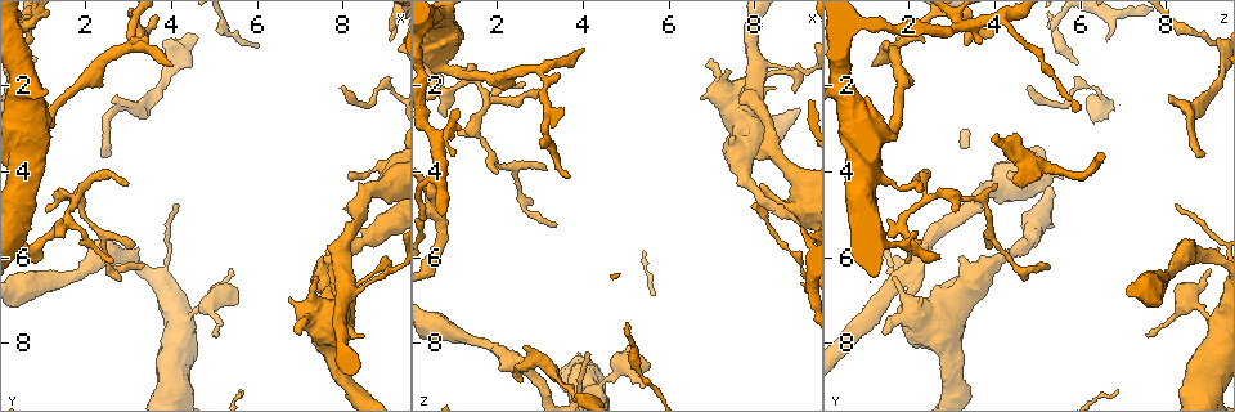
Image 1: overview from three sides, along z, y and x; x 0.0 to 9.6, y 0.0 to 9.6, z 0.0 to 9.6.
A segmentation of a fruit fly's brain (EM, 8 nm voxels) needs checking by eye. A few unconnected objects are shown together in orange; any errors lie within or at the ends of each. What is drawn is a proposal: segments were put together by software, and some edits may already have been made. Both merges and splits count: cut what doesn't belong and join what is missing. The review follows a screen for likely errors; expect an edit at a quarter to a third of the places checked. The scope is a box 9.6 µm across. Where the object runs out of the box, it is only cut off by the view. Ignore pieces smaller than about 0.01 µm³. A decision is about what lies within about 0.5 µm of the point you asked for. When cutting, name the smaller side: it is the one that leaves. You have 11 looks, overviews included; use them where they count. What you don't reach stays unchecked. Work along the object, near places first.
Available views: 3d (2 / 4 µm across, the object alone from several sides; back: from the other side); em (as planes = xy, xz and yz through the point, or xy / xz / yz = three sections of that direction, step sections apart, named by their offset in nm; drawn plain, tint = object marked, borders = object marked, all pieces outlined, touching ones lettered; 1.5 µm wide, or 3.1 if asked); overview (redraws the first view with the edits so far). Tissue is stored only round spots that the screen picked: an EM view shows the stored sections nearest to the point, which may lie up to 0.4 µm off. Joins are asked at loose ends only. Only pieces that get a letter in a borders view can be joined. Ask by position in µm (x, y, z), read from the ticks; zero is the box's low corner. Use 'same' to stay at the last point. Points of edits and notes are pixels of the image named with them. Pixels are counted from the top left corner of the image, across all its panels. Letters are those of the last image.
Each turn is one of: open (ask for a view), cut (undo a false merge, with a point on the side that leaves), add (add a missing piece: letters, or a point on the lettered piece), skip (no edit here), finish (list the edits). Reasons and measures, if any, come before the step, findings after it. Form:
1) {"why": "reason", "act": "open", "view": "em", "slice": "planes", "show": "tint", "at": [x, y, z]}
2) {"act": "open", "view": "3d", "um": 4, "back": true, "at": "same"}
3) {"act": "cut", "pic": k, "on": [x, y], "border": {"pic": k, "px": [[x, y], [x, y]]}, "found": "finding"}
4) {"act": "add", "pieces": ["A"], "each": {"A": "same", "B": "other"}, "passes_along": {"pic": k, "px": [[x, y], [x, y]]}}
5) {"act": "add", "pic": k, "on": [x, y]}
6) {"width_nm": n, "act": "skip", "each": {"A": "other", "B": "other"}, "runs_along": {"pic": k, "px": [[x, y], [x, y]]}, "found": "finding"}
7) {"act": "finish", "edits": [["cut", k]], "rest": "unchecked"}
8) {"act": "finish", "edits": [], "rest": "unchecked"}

{"why": "free end", "act": "open", "view": "em", "slice": "xz", "step": 4, "show": "borders", "at": [5.40, 6.35, 9.05]}

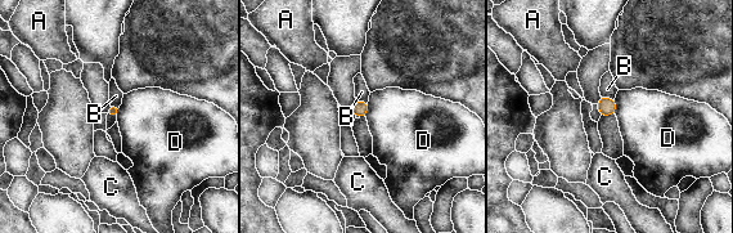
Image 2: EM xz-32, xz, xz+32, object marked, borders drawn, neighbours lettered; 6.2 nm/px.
{"act": "skip", "each": {"A": "other", "B": "other", "C": "other", "D": "other"}, "border": {"pic": 2, "px": [[615, 98], [614, 113]]}, "found": "none of them fits"}

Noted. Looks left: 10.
{"why": "branch point", "act": "open", "view": "em", "slice": "yz", "step": 8, "show": "tint", "at": [3.05, 2.50, 8.40]}

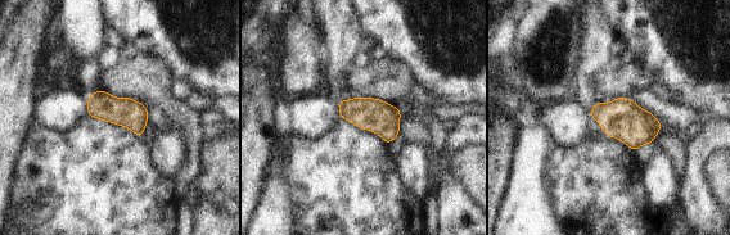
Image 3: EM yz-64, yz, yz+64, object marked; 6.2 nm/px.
{"why": "another direction", "act": "open", "view": "em", "slice": "planes", "show": "tint", "at": "same"}

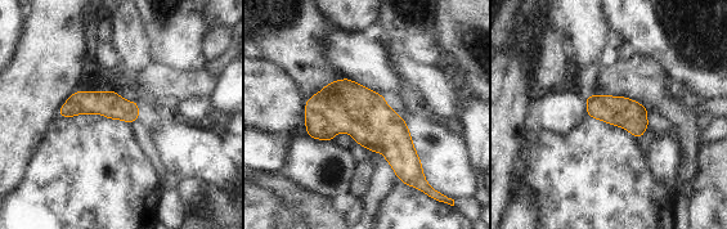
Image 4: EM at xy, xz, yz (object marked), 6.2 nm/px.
{"why": "see the neighbours", "act": "open", "view": "em", "slice": "planes", "show": "borders", "at": "same"}

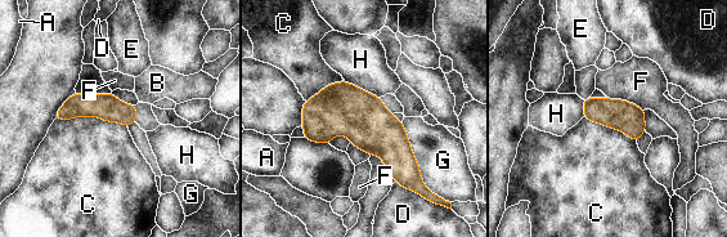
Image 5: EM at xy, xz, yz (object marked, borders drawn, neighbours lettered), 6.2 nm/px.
{"act": "skip", "each": {"A": "other", "B": "other", "C": "other", "D": "other", "E": "other", "F": "other", "G": "other", "H": "other"}, "border": {"pic": 5, "px": [[55, 117], [101, 117], [126, 126]]}, "found": "continuous, no second neuron"}

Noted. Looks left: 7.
{"why": "branch stops here", "act": "open", "view": "3d", "um": 4, "at": [7.95, 2.10, 4.70]}

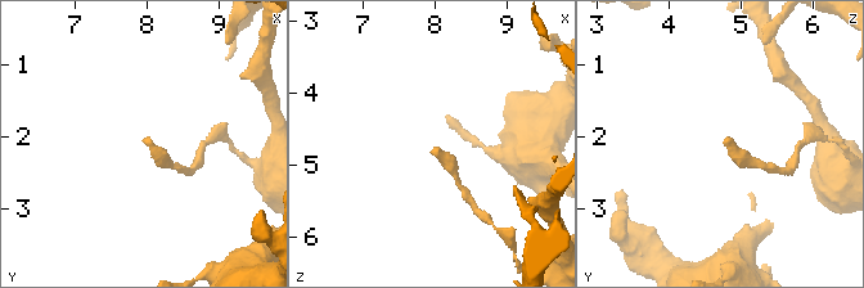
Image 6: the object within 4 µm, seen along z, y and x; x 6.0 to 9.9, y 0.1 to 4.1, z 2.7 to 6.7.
{"act": "open", "view": "em", "slice": "planes", "show": "borders", "at": [8.00, 2.00, 4.80]}

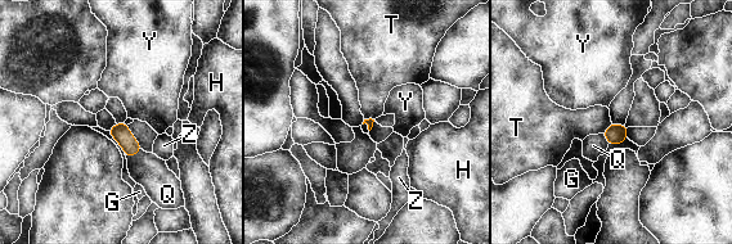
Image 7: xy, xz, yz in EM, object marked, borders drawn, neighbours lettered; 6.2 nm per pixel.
{"longest_contact_nm": ["Q", 120], "act": "skip", "each": {"G": "other", "H": "other", "Q": "other", "T": "other", "Y": "other", "Z": "other"}, "border": {"pic": 7, "px": [[611, 122], [602, 132]]}, "found": "none of them fits"}

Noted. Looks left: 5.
{"why": "sudden change in width", "act": "open", "view": "em", "slice": "xy", "step": 8, "show": "tint", "at": [8.70, 6.45, 1.70]}

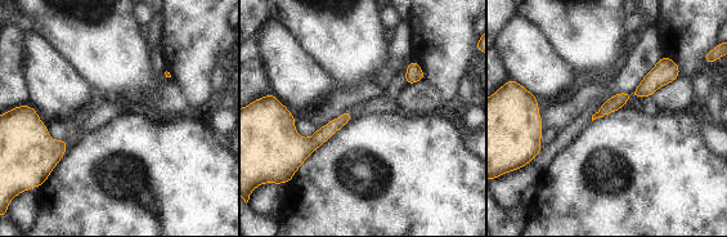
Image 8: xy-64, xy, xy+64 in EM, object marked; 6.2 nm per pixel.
{"why": "what lies round it", "act": "open", "view": "em", "slice": "xy", "step": 8, "show": "borders", "at": "same"}

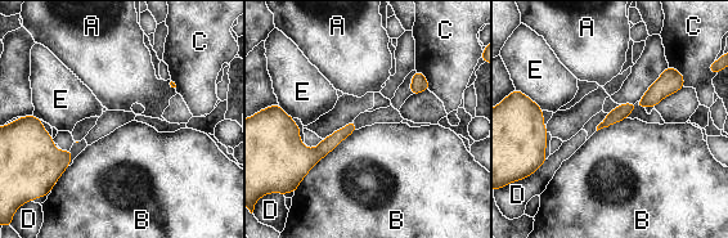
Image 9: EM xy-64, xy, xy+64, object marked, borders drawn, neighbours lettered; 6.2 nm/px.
{"act": "skip", "each": {"A": "other", "B": "other", "C": "other", "D": "other", "E": "other"}, "border": {"pic": 9, "px": [[356, 130], [342, 139], [313, 169]]}, "found": "continuous, no second neuron"}

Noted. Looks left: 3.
{"why": "calibre changes", "act": "open", "view": "em", "slice": "xz", "step": 4, "show": "borders", "at": [0.75, 5.75, 2.10]}

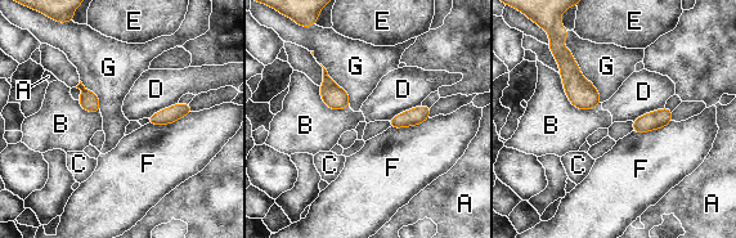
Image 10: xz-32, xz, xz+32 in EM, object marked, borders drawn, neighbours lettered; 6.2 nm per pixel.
{"width_nm": 50, "act": "skip", "each": {"A": "other", "B": "other", "C": "other", "D": "other", "E": "other", "F": "other", "G": "other"}, "border": {"pic": 10, "px": [[421, 104], [396, 113], [389, 121]]}, "found": "continuous, no second neuron"}

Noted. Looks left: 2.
{"act": "finish", "edits": [], "rest": "unchecked"}

